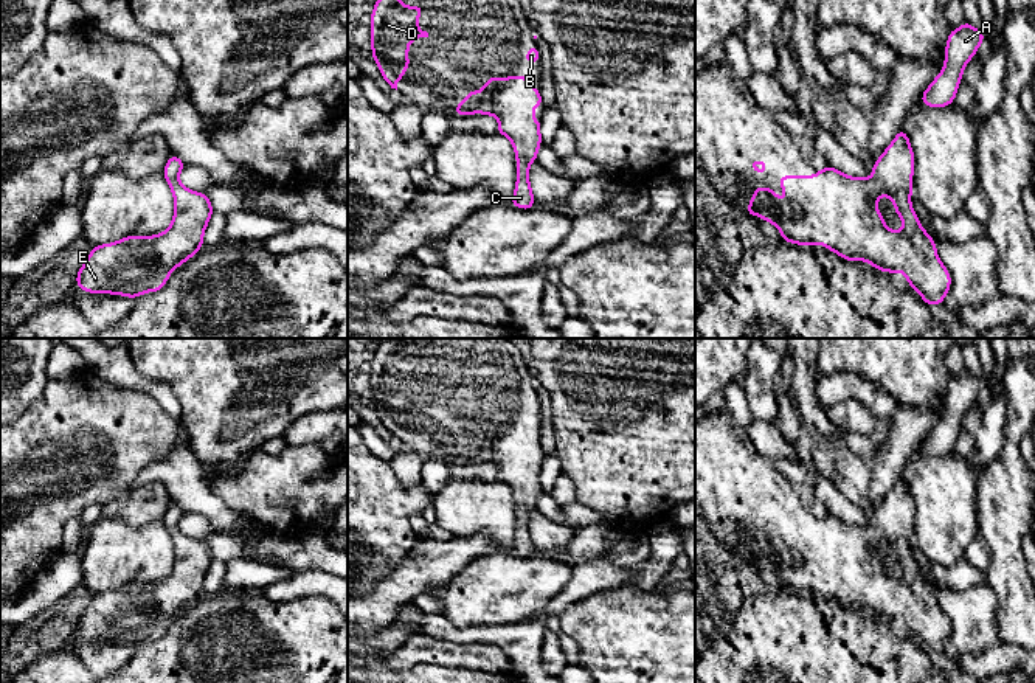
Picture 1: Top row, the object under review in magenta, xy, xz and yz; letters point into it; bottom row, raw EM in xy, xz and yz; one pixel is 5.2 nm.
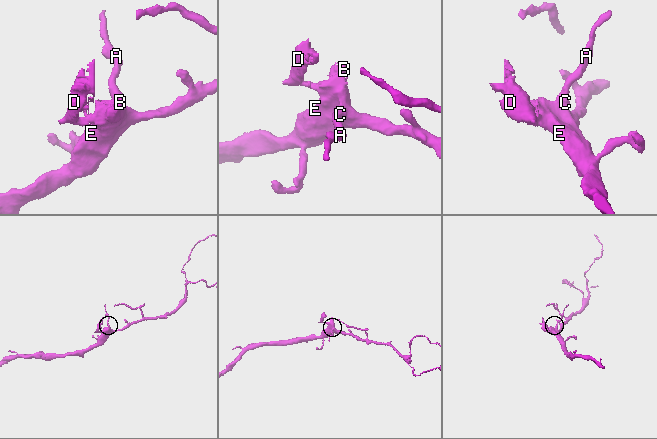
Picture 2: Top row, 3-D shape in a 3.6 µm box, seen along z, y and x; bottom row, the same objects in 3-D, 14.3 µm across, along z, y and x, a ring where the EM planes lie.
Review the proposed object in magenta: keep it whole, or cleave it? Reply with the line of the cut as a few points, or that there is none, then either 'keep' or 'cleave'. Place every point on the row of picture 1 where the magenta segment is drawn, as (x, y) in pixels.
cut none; keep

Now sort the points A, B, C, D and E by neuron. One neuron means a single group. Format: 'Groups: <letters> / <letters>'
Groups: A B C D E

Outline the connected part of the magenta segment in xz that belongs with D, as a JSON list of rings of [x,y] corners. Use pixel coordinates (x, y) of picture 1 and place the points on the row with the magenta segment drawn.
[[[377,0],[371,14],[371,48],[383,79],[397,90],[397,81],[411,65],[408,61],[410,42],[428,37],[419,29],[419,14],[424,6],[405,6],[400,0]]]

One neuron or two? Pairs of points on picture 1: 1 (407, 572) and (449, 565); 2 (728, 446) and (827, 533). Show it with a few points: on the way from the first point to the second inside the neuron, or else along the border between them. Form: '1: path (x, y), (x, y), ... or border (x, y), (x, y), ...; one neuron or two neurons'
1: path (418, 572), (425, 565), (438, 565); one neuron
2: path (745, 474), (799, 528); one neuron

